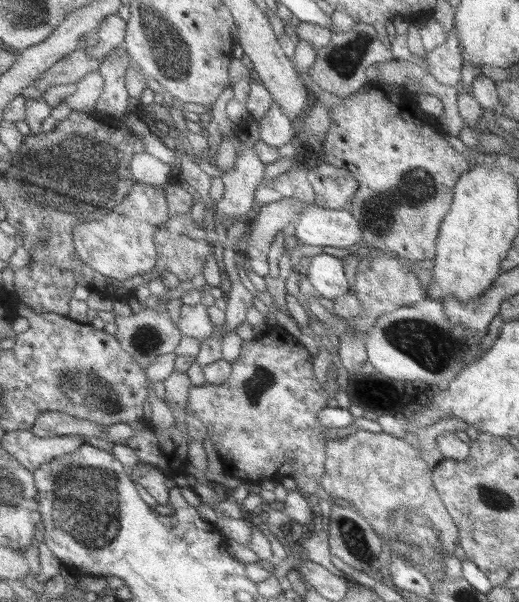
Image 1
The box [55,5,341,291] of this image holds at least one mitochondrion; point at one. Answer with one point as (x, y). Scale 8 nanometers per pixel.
(172, 57)

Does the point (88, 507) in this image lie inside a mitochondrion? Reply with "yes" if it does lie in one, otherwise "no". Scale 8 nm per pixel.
yes

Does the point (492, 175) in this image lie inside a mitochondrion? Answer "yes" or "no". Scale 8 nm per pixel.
no

